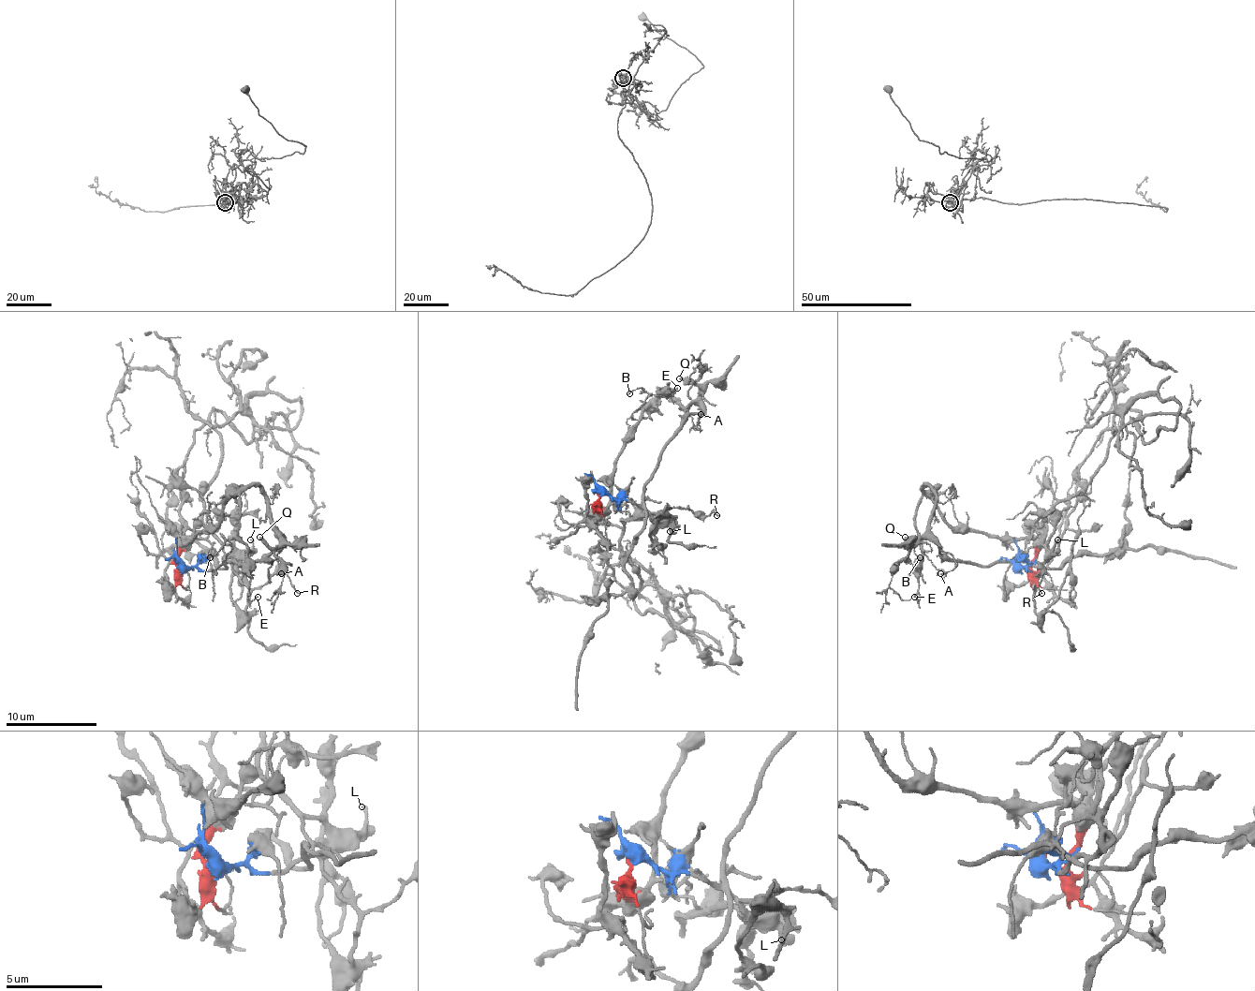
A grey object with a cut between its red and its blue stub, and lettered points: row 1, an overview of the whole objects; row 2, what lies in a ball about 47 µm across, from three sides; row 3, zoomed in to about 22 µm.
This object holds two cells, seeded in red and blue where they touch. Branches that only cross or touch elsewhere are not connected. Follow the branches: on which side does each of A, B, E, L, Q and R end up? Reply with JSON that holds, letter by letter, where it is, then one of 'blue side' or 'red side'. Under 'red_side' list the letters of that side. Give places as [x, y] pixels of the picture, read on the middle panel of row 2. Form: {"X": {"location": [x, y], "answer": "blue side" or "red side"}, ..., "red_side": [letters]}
{"A": {"location": [701, 414], "answer": "red side"}, "B": {"location": [629, 393], "answer": "red side"}, "E": {"location": [677, 388], "answer": "red side"}, "L": {"location": [670, 531], "answer": "blue side"}, "Q": {"location": [679, 378], "answer": "red side"}, "R": {"location": [716, 515], "answer": "blue side"}, "red_side": ["A", "B", "E", "Q"]}

